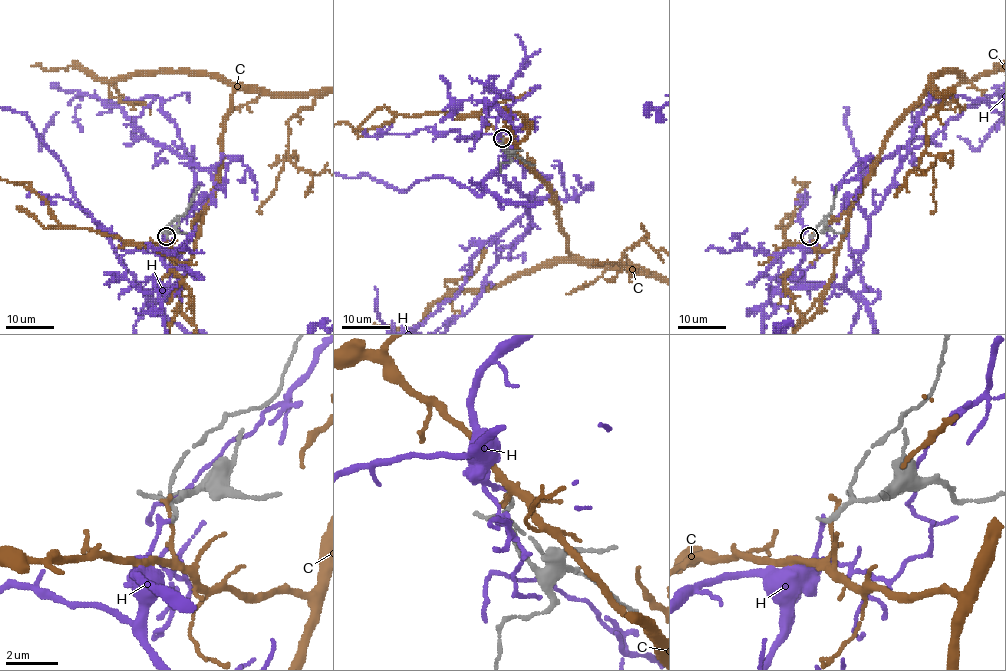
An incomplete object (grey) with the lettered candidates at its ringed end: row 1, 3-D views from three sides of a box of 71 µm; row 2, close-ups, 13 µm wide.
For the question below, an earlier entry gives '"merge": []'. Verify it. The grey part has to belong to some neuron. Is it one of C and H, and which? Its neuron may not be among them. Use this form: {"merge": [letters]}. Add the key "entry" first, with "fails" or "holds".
{"entry": "holds", "merge": []}

